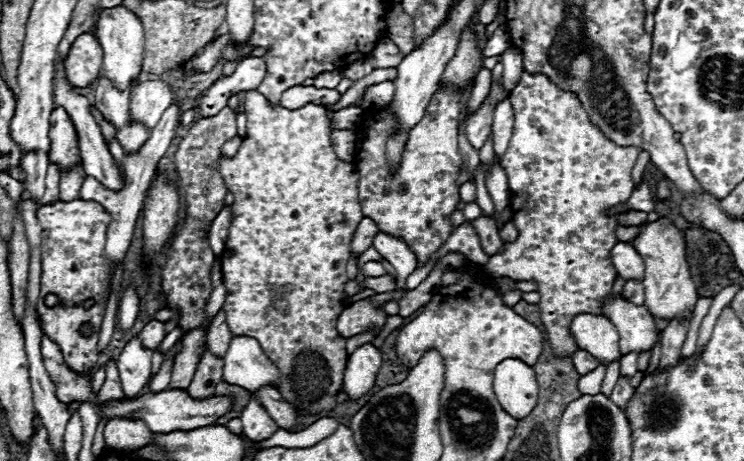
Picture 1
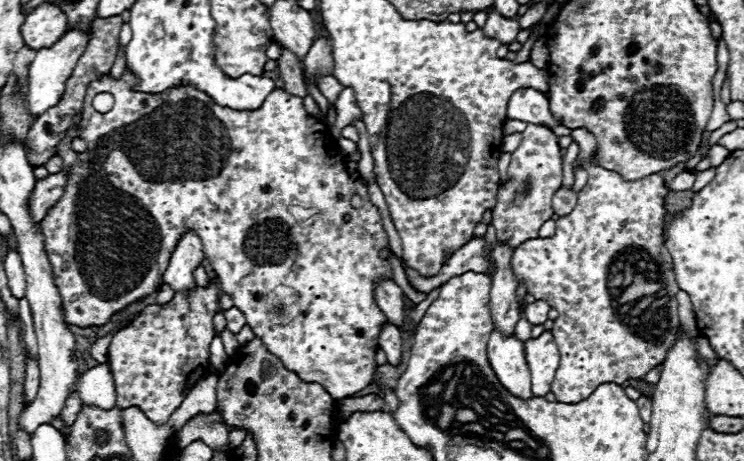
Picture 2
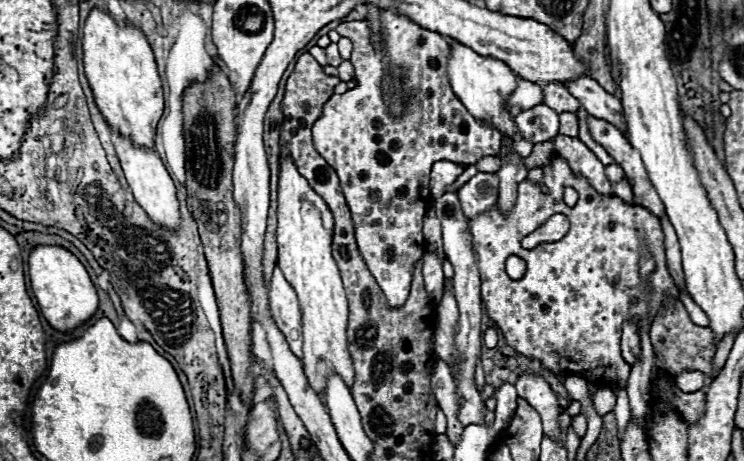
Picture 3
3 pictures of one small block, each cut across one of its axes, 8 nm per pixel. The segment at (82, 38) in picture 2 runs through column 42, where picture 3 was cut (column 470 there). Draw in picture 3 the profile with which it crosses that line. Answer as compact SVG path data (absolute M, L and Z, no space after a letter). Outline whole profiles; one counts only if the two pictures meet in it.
M454 42L454 44L450 44L446 72L448 72L454 94L458 94L458 98L462 100L462 104L470 110L470 114L474 118L480 118L480 120L496 126L502 134L518 136L518 128L512 122L512 116L504 110L506 96L510 92L514 92L514 88L516 88L516 76L504 62L490 58L490 56L480 56L474 50L470 50L468 46Z

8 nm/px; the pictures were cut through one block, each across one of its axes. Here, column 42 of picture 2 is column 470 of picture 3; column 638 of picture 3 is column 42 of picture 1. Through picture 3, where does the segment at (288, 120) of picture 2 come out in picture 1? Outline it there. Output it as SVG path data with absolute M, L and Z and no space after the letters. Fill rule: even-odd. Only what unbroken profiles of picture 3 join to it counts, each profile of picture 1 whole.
M74 200L42 206L38 210L38 222L42 226L42 288L38 302L42 330L60 346L66 364L76 372L84 372L90 370L98 360L98 336L82 336L80 328L84 322L90 322L96 330L100 330L102 324L104 296L108 286L104 242L110 214L100 204L92 204L92 200ZM46 294L56 294L64 304L54 308L46 306ZM86 300L92 300L94 304L84 308L82 304Z

